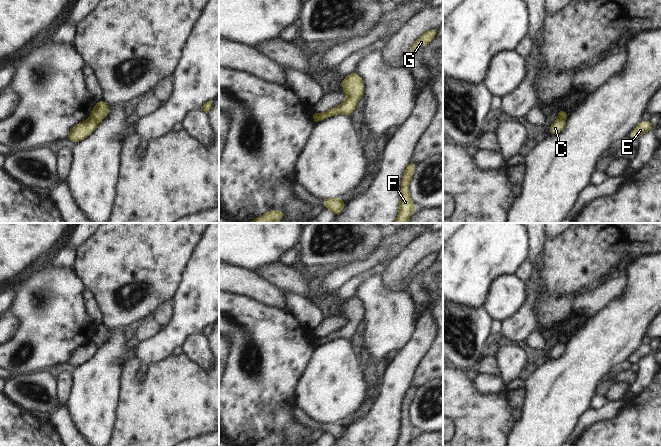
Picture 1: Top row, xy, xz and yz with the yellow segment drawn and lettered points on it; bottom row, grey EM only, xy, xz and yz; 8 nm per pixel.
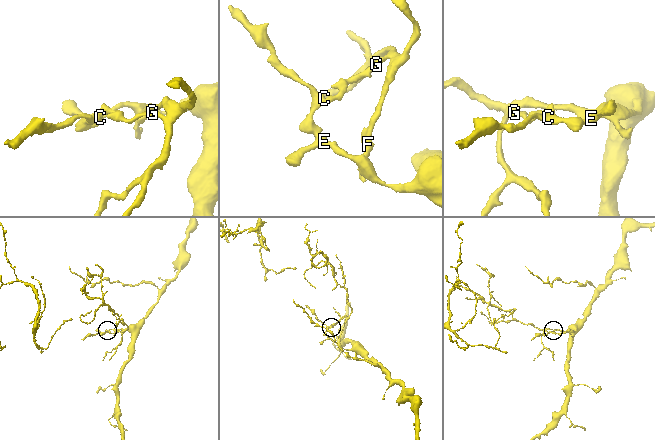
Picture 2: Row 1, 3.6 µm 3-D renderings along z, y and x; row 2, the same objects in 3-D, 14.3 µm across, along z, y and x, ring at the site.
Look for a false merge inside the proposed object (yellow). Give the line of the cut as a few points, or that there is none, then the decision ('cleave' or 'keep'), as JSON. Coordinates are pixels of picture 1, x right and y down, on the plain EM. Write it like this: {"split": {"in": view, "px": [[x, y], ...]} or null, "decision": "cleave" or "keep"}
{"split": {"in": "xy", "px": [[90, 340], [97, 347]]}, "decision": "cleave"}

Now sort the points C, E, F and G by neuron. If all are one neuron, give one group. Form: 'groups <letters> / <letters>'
groups C E / F G

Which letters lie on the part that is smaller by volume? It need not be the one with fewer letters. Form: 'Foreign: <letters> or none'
Foreign: F, G

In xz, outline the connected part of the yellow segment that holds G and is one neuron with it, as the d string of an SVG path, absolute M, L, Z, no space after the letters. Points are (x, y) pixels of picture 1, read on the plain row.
M432 252L422 258L409 272L407 277L401 283L401 291L406 291L409 293L409 284L412 278L421 270L427 270L436 260L437 252Z

